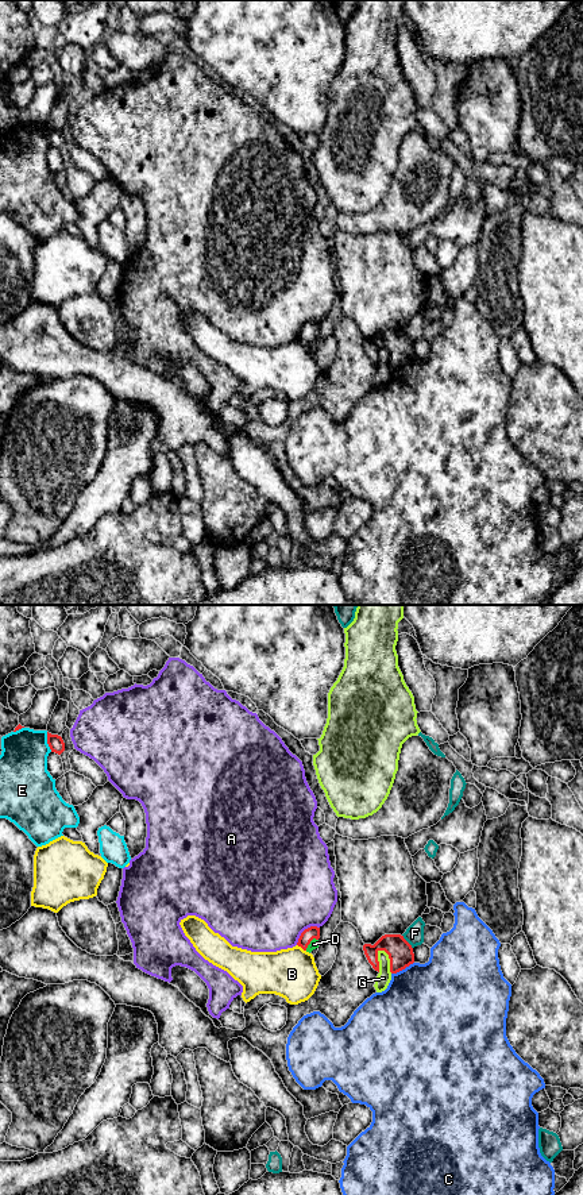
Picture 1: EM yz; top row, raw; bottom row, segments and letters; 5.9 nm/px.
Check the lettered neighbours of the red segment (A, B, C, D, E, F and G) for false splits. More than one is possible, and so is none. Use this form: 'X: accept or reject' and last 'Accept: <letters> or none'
A: reject
B: reject
C: reject
D: accept
E: reject
F: reject
G: reject
Accept: D

